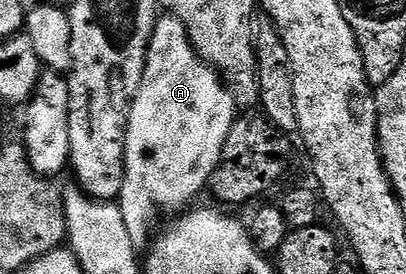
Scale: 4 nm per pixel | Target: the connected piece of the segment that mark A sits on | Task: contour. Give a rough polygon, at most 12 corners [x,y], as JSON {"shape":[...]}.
{"shape":[[160,17],[125,132],[132,235],[208,189],[235,98]]}

